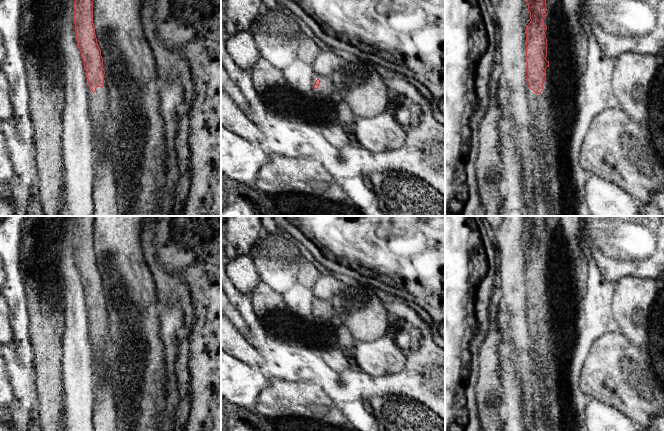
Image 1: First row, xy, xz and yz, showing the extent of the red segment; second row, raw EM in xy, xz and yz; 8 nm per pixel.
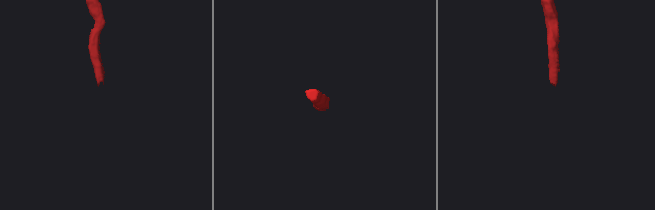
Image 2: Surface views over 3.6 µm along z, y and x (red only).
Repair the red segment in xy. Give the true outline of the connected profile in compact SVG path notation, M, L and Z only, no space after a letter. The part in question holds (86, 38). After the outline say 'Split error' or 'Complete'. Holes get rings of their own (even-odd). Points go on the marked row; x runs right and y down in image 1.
M64 0L67 8L67 20L84 63L84 76L88 94L88 112L91 118L95 155L98 143L105 142L100 149L110 148L106 127L109 125L109 95L106 74L103 67L101 50L97 43L93 23L94 0Z. Split error

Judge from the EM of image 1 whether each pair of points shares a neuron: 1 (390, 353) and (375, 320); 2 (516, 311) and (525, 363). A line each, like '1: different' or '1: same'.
1: different
2: same

